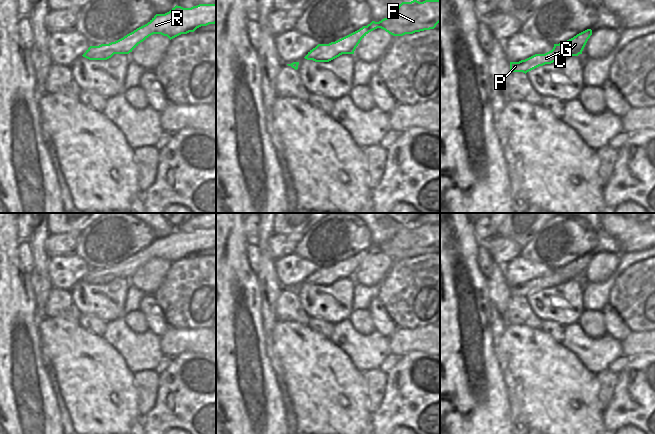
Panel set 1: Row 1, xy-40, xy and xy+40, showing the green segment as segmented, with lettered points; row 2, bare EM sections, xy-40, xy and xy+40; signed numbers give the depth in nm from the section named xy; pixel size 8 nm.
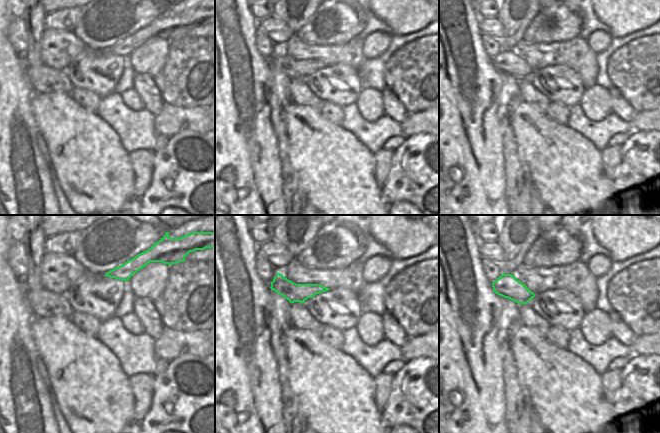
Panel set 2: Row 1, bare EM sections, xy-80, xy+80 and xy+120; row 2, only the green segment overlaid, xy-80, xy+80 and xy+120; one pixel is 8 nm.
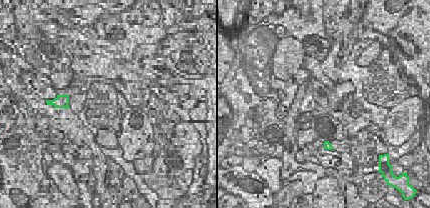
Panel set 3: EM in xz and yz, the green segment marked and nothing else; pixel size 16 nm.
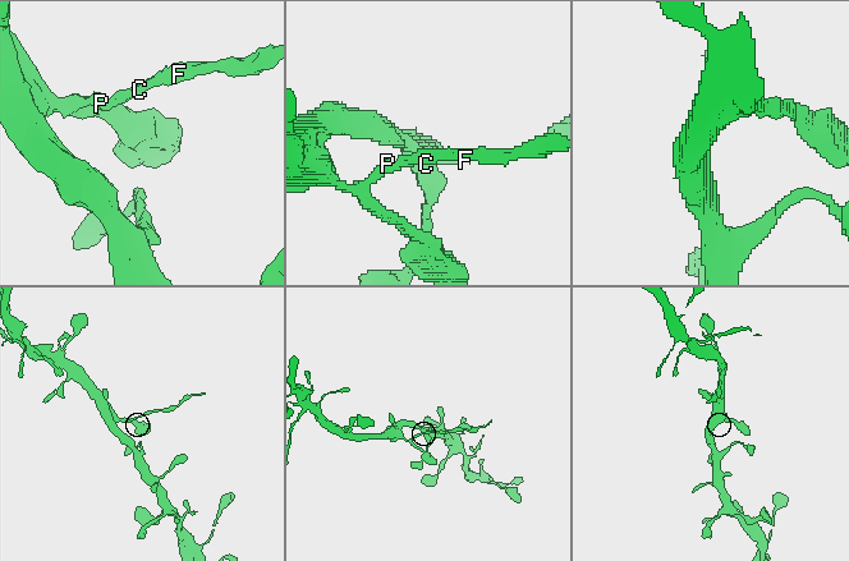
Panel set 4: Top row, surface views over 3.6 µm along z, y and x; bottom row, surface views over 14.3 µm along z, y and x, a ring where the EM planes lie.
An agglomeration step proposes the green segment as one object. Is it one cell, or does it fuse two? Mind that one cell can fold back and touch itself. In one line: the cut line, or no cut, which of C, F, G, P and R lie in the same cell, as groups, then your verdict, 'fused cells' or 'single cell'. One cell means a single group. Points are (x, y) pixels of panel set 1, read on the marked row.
xy (327, 44), (330, 50), (341, 54) | C F R / G P | fused cells

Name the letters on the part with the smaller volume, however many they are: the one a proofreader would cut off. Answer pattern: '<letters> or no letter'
C, F, R

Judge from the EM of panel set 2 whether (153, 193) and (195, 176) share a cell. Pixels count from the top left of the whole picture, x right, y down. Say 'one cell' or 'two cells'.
one cell

